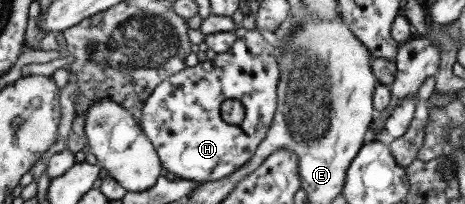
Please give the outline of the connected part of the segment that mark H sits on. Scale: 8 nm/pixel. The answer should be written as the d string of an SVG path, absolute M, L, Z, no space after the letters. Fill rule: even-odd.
M238 26L234 36L236 39L232 45L226 51L216 54L213 59L198 62L193 67L185 66L178 73L160 81L140 107L139 127L142 133L156 150L162 168L177 178L201 184L228 177L254 155L256 147L267 135L276 111L276 86L279 78L274 47L256 29L248 30ZM226 99L234 99L242 104L244 118L238 125L228 125L220 118L220 105Z

